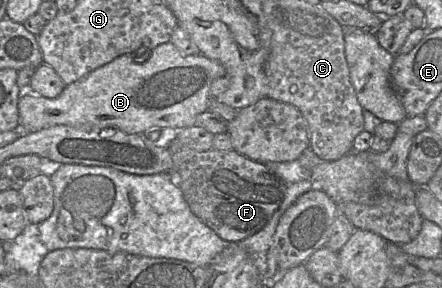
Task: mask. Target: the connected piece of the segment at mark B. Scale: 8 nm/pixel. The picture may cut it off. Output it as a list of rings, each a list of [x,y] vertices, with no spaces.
[[[170,41],[154,48],[150,55],[142,52],[144,51],[138,50],[115,58],[67,85],[57,98],[49,99],[24,90],[18,101],[19,128],[22,132],[36,132],[55,125],[67,125],[81,128],[114,128],[127,134],[144,134],[152,129],[181,130],[194,126],[197,116],[208,110],[212,81],[226,75],[223,65],[202,54],[182,55]]]

